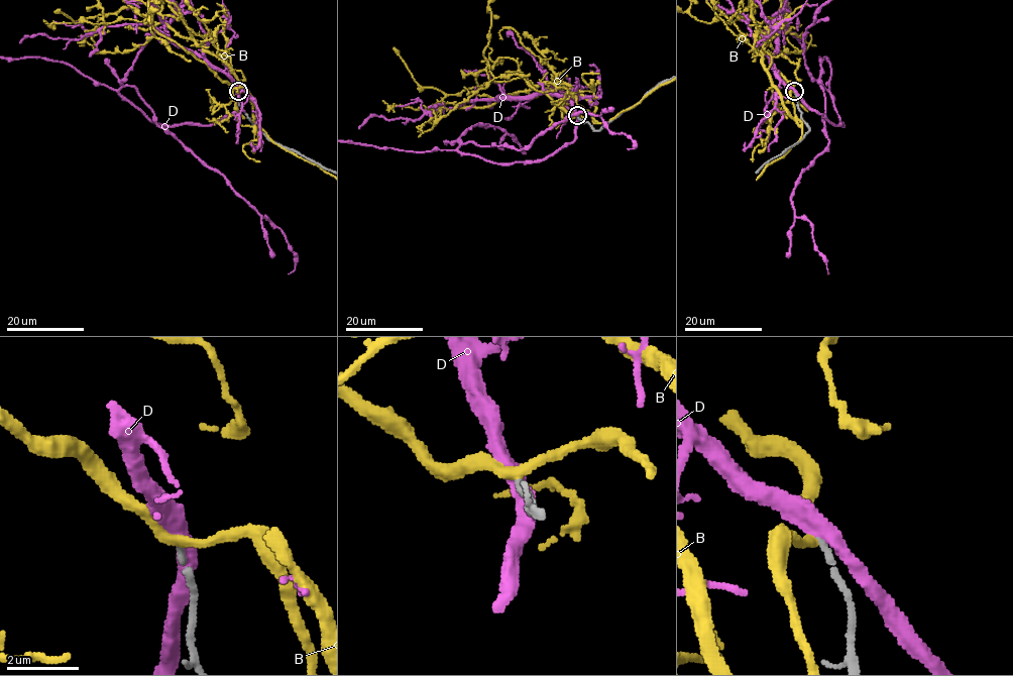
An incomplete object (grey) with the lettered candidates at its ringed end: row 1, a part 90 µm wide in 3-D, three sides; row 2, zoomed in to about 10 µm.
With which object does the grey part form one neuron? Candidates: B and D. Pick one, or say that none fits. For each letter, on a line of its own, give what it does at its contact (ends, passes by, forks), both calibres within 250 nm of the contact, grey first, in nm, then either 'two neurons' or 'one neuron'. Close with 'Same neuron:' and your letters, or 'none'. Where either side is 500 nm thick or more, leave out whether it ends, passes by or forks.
B: it passes by; calibres 190 and 280 nm; two neurons
D: it passes by; calibres 200 and 440 nm; one neuron
Same neuron: D

